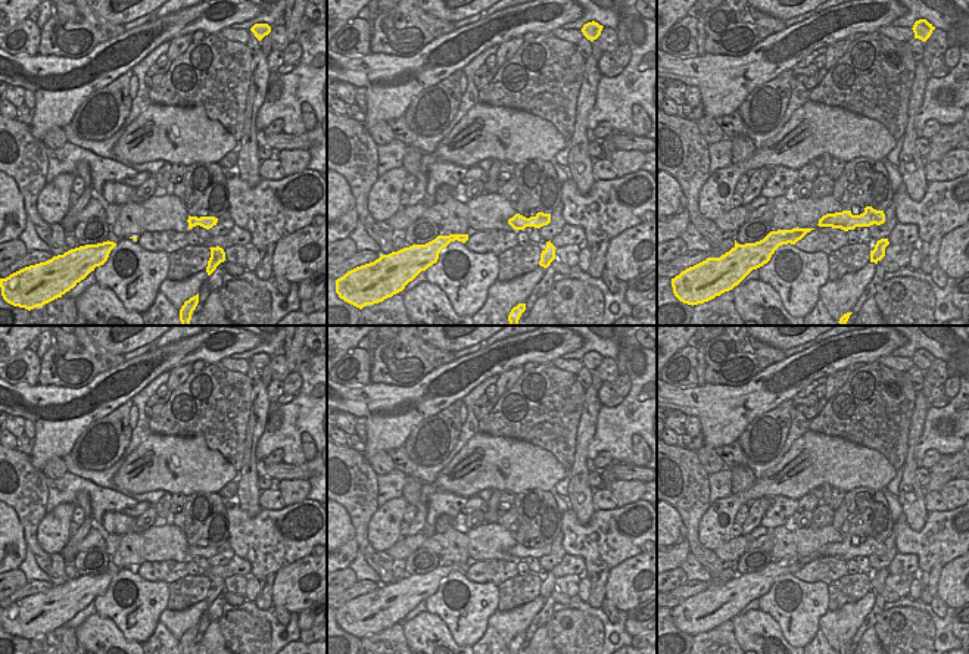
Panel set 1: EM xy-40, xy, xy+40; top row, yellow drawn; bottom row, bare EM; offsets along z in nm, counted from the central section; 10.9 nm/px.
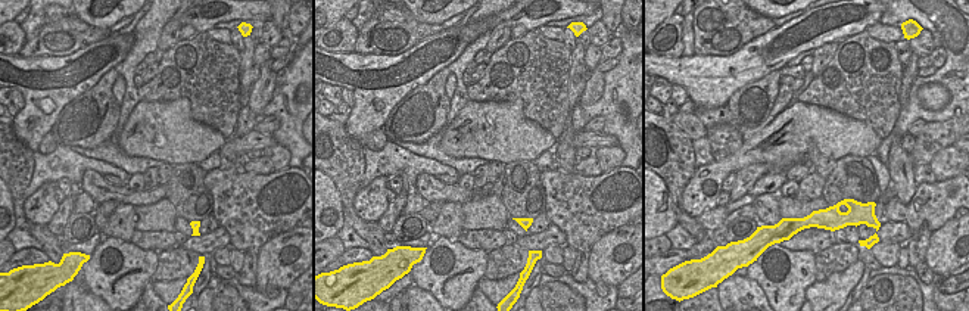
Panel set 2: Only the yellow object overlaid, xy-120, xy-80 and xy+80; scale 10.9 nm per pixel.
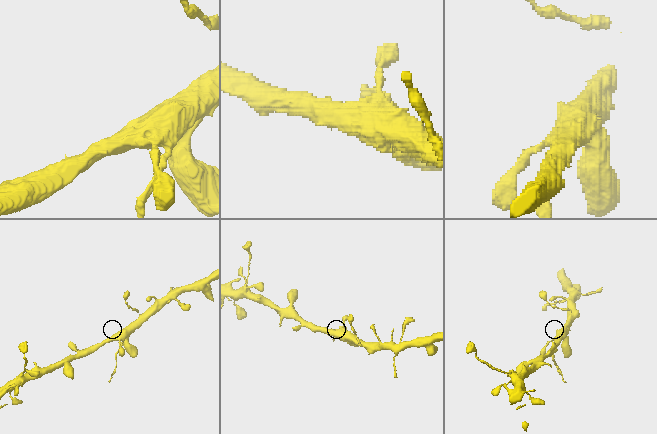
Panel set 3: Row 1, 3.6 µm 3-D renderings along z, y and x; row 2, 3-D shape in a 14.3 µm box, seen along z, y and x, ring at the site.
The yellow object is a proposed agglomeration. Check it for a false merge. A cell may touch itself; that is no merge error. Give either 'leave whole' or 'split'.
split

